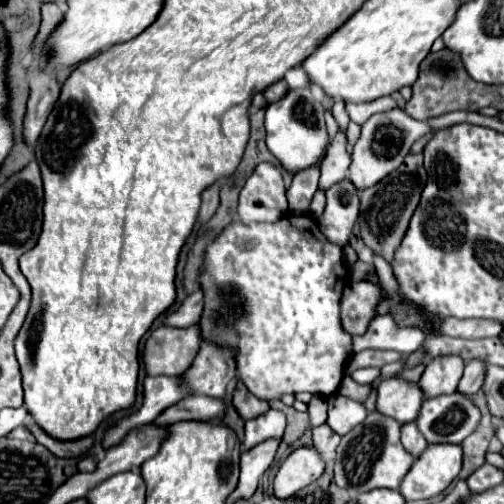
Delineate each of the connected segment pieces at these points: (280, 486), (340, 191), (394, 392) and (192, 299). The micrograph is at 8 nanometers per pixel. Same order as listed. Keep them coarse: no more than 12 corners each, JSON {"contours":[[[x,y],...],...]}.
{"contours":[[[298,448],[278,468],[274,496],[288,500],[318,480],[324,460]],[[342,180],[326,192],[316,222],[346,246],[360,214],[358,190]],[[386,380],[376,388],[376,412],[398,424],[422,406],[418,384]],[[198,288],[164,324],[184,328],[200,322],[204,300]]]}

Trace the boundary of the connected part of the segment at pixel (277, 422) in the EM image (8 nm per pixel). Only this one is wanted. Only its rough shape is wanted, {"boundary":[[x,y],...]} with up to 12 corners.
{"boundary":[[280,410],[246,420],[244,448],[282,438],[286,416]]}

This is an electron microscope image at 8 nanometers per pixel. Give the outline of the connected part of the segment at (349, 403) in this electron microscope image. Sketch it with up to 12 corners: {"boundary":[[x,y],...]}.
{"boundary":[[340,394],[328,398],[328,426],[344,436],[366,408]]}

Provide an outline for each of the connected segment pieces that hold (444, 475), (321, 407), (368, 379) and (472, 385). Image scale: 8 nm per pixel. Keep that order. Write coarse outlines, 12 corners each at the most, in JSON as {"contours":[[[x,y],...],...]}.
{"contours":[[[428,446],[400,484],[404,500],[442,494],[460,446]],[[312,396],[308,402],[310,426],[326,422],[326,398]],[[362,368],[352,372],[360,384],[372,384],[380,368]],[[472,360],[464,368],[458,392],[474,398],[484,382],[484,362]]]}

